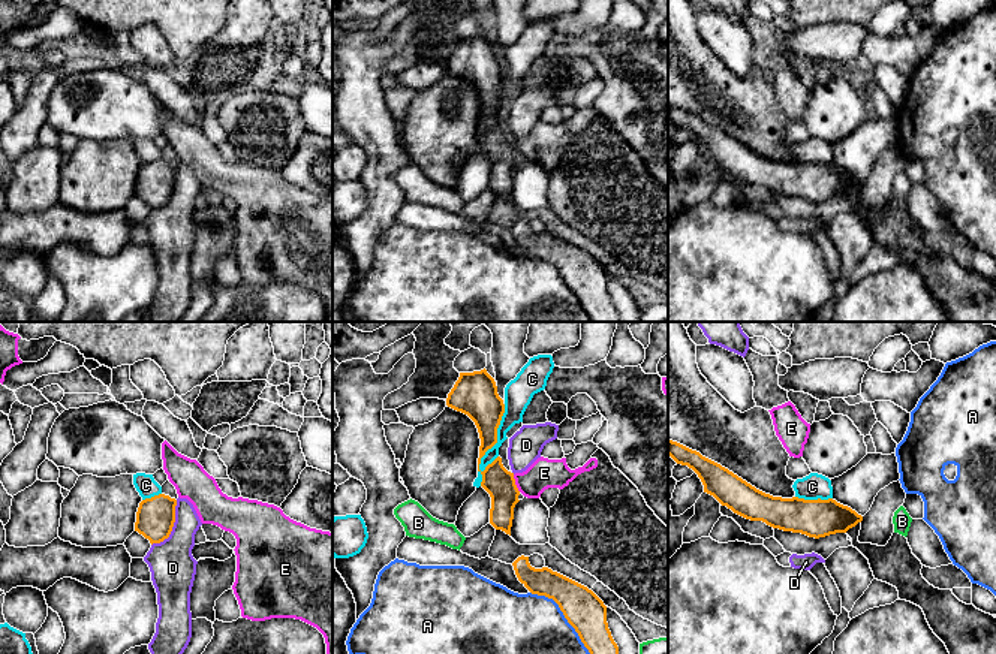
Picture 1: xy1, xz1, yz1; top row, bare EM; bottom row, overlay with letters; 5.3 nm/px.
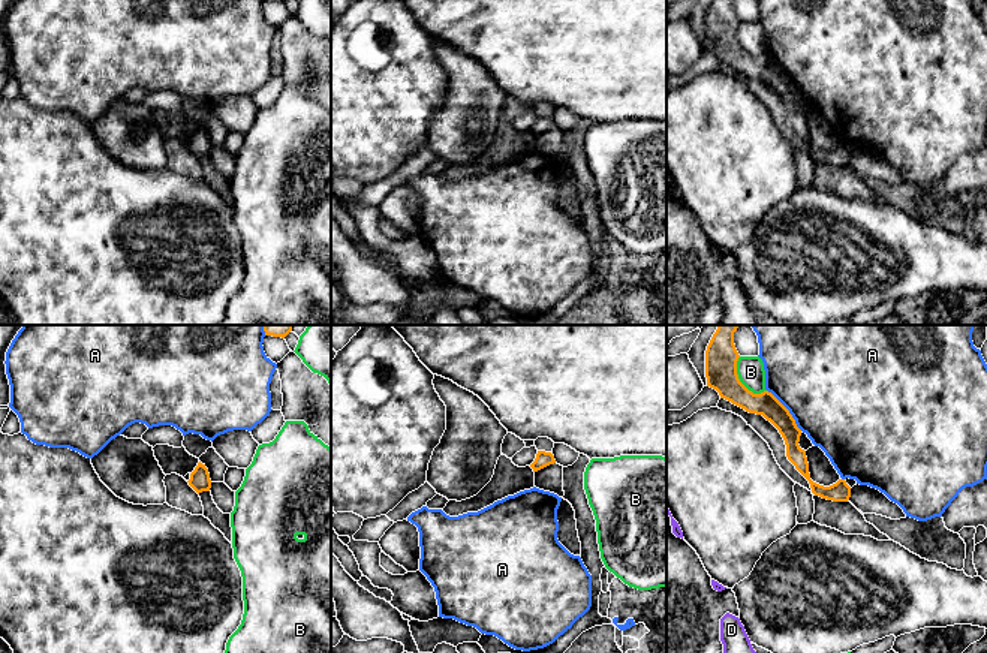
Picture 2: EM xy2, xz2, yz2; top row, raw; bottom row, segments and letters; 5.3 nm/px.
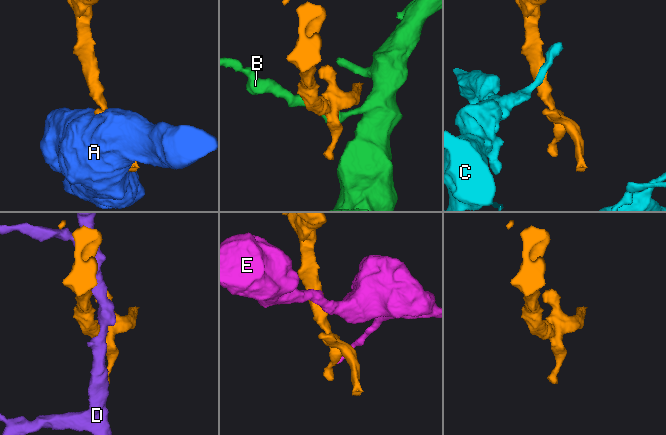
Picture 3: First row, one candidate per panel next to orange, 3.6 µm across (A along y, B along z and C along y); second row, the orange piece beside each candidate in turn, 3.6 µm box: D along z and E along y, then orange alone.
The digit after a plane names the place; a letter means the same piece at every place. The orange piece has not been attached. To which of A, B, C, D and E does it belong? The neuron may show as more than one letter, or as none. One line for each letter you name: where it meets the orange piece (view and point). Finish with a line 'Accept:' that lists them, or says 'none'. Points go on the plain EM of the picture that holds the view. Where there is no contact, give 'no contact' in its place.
Accept: none

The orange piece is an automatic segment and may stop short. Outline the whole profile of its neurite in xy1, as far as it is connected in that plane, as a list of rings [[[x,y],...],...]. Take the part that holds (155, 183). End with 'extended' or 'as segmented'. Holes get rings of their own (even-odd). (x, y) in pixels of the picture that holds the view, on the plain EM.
[[[159,159],[139,168],[136,177],[135,196],[142,199],[150,208],[160,208],[169,202],[175,187],[177,165]]]; as segmented

